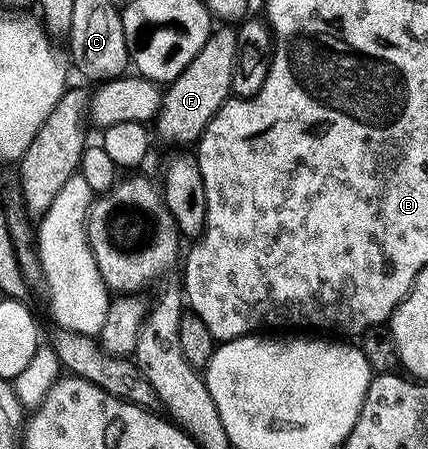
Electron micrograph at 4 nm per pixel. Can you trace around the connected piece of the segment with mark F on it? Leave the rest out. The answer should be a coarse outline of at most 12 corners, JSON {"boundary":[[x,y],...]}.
{"boundary":[[217,26],[161,96],[154,131],[195,144],[232,93],[237,33]]}

